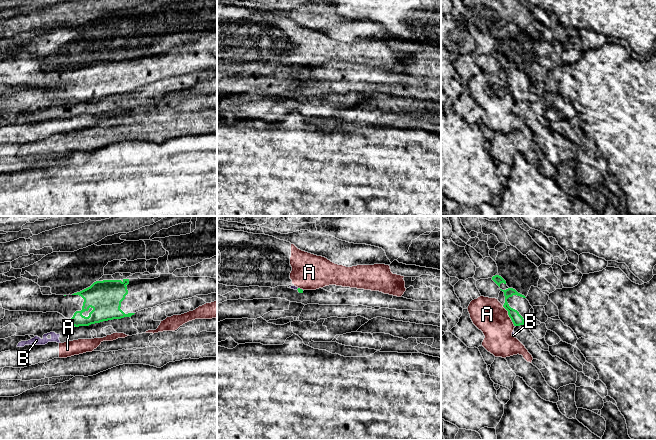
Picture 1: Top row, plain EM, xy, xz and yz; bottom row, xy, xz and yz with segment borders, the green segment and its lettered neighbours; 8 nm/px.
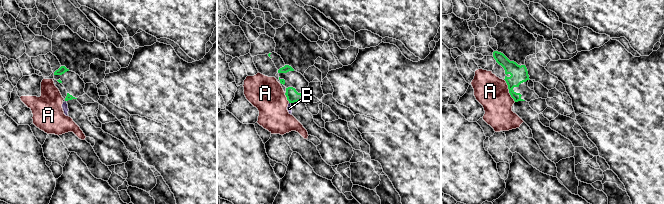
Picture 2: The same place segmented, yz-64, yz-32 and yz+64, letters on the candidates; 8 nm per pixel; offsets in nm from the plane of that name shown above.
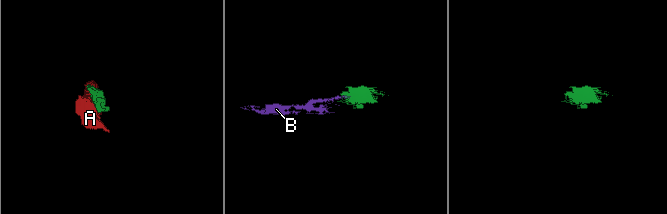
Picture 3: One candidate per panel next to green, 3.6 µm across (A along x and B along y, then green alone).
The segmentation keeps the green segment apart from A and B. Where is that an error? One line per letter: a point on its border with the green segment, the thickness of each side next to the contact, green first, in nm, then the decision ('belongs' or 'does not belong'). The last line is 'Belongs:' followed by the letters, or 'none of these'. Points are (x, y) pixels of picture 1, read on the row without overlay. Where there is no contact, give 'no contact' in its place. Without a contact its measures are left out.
A: meets green in yz at (509, 92); 90 nm thick on the green side, 280 nm on the other; does not belong
B: no contact; does not belong
Belongs: none of these

